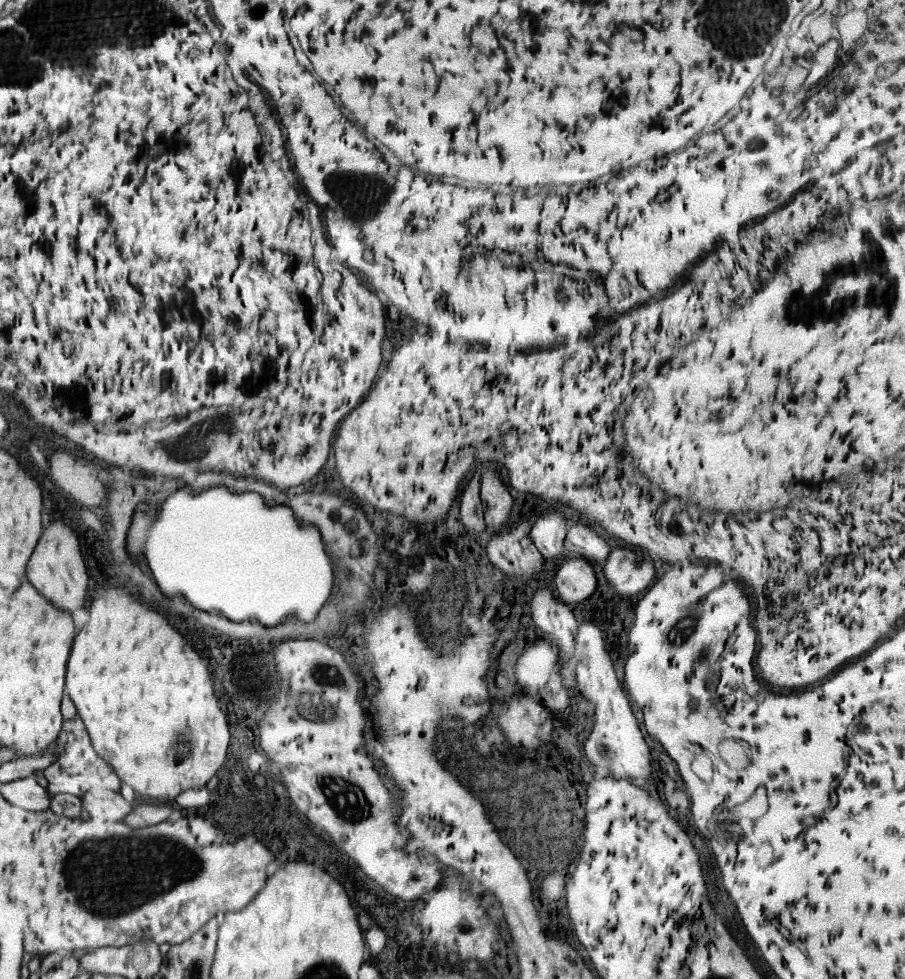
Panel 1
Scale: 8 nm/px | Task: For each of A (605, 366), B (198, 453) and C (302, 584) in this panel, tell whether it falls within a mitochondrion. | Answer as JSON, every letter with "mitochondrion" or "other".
{"A":"other","B":"mitochondrion","C":"other"}

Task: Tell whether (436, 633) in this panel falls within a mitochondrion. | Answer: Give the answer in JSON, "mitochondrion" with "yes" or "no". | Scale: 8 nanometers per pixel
{"mitochondrion":"yes"}

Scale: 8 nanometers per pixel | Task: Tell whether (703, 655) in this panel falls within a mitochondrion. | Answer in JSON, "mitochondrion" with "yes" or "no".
{"mitochondrion":"yes"}

